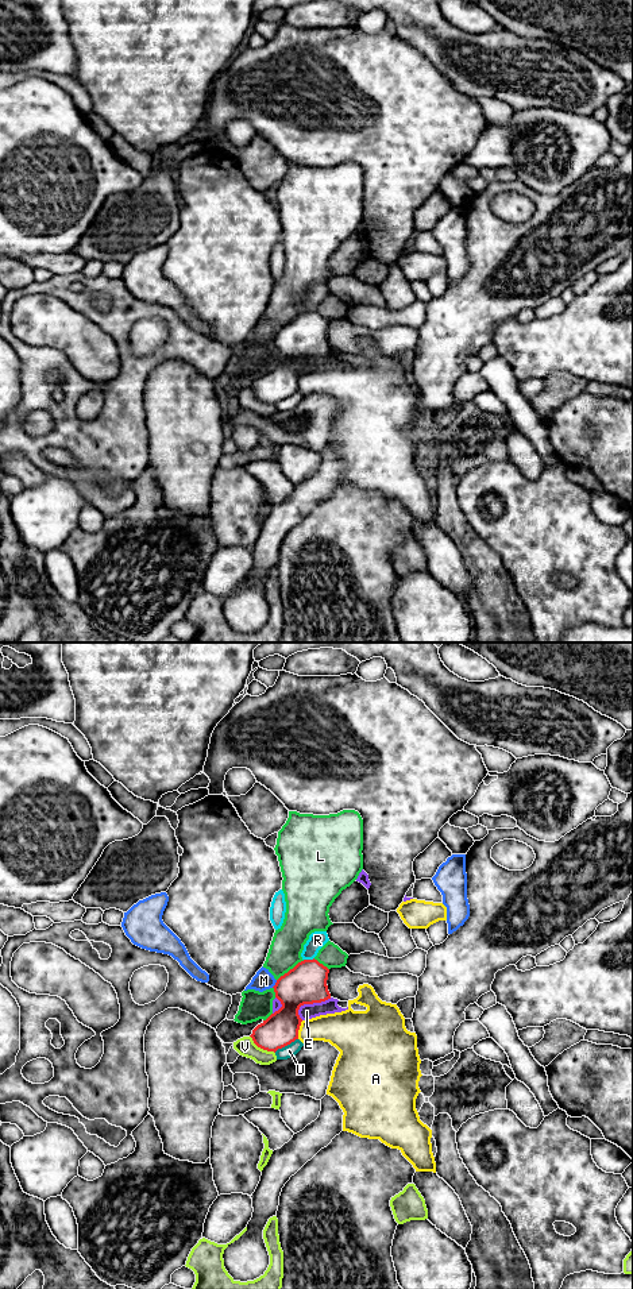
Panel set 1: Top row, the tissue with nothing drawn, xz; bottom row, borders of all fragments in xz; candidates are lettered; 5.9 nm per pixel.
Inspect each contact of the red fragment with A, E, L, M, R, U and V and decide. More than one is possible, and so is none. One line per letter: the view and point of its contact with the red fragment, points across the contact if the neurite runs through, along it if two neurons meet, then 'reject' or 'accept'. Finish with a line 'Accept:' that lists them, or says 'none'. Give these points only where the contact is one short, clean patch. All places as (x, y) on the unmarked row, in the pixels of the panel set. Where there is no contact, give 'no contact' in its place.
A: xz (298, 381) | reject
E: xz (311, 355) | reject
L: xz (290, 321) | reject
M: xz (276, 336) | along xz (277, 332), (271, 339) | reject
R: xz (308, 312) | along xz (313, 309), (304, 312) | reject
U: xz (285, 397) | reject
V: xz (261, 400) | reject
Accept: none

